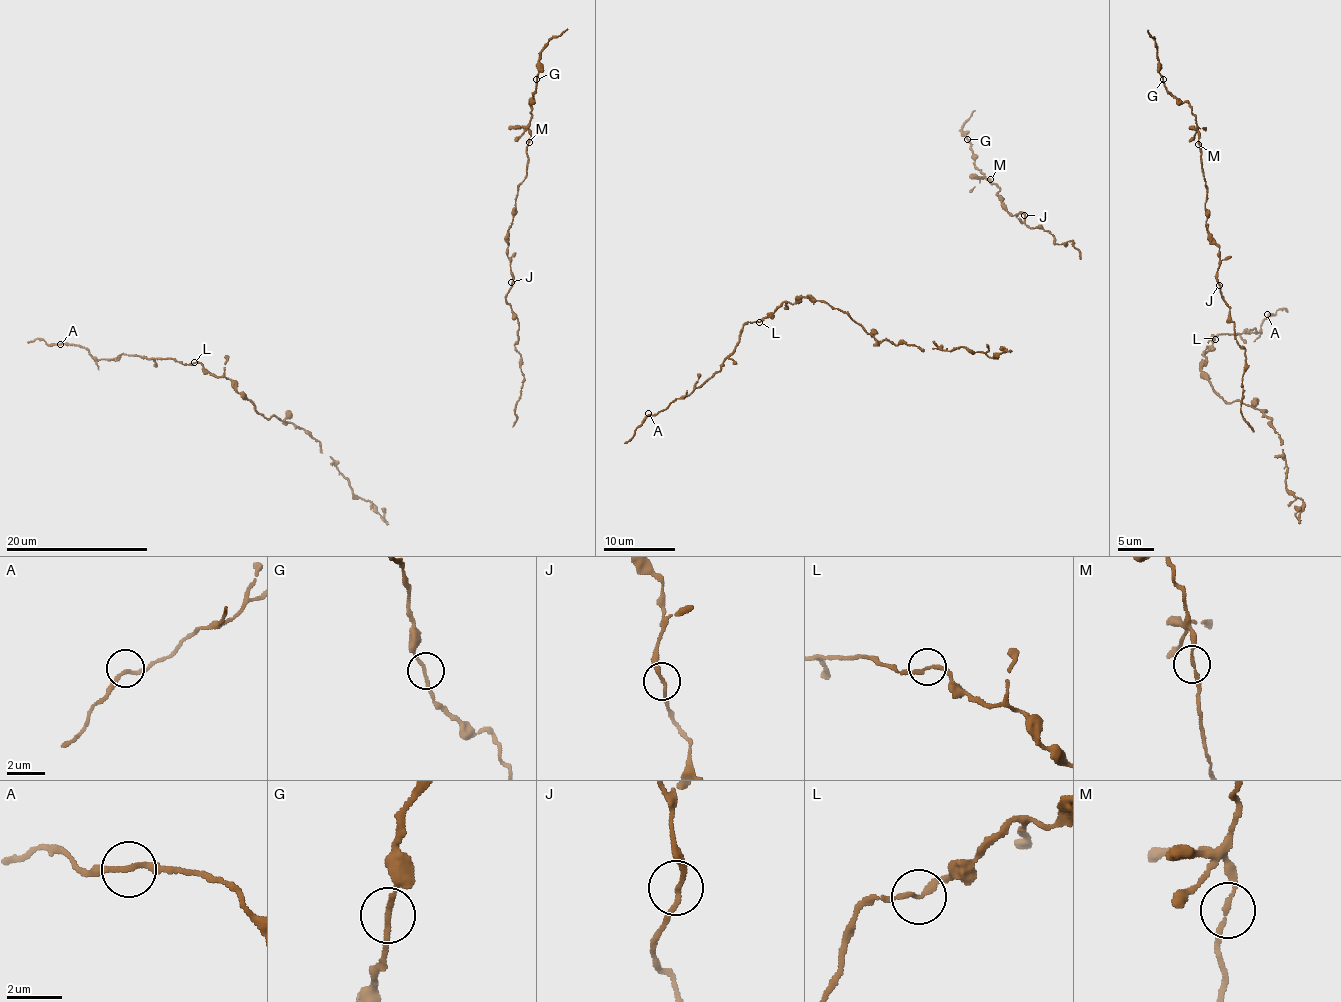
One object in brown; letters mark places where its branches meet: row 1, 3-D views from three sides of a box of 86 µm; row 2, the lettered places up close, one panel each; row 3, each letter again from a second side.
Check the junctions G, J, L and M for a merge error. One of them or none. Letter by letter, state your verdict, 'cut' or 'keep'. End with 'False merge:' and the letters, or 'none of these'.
G: keep
J: keep
L: keep
M: keep
False merge: none of these

